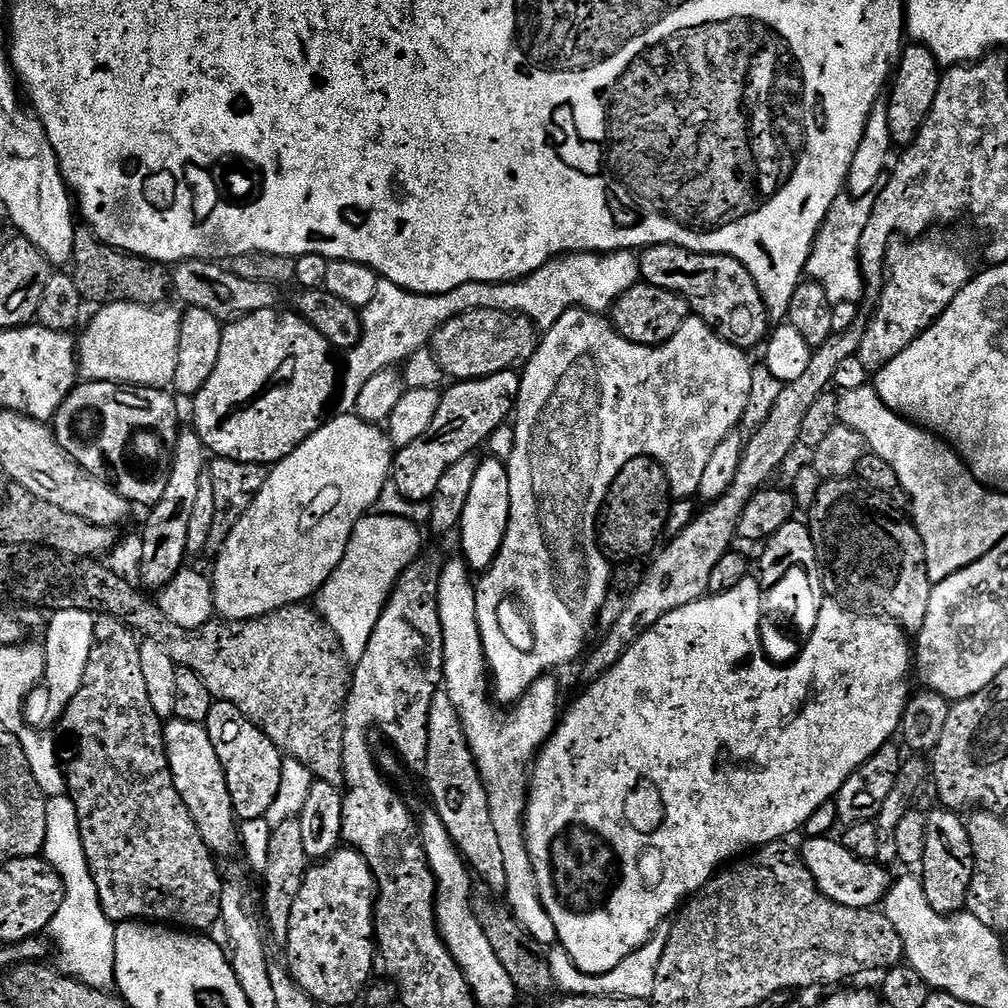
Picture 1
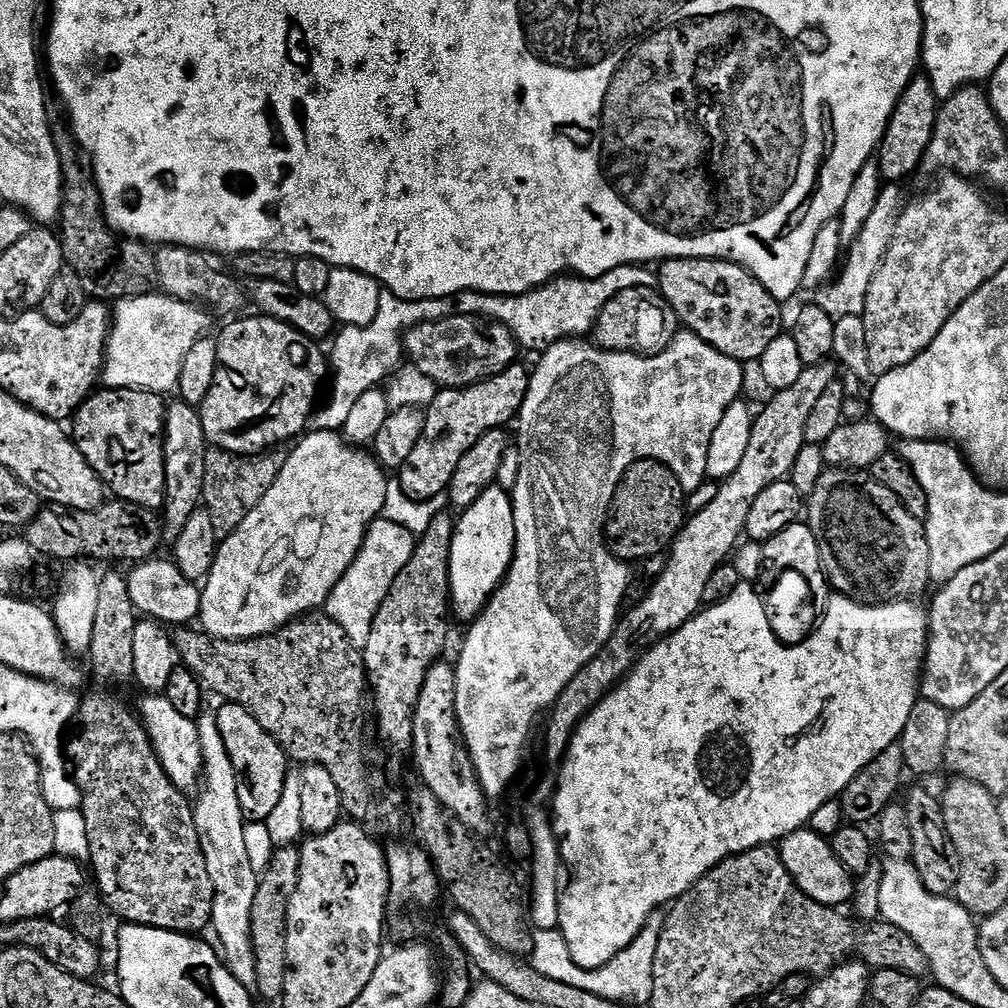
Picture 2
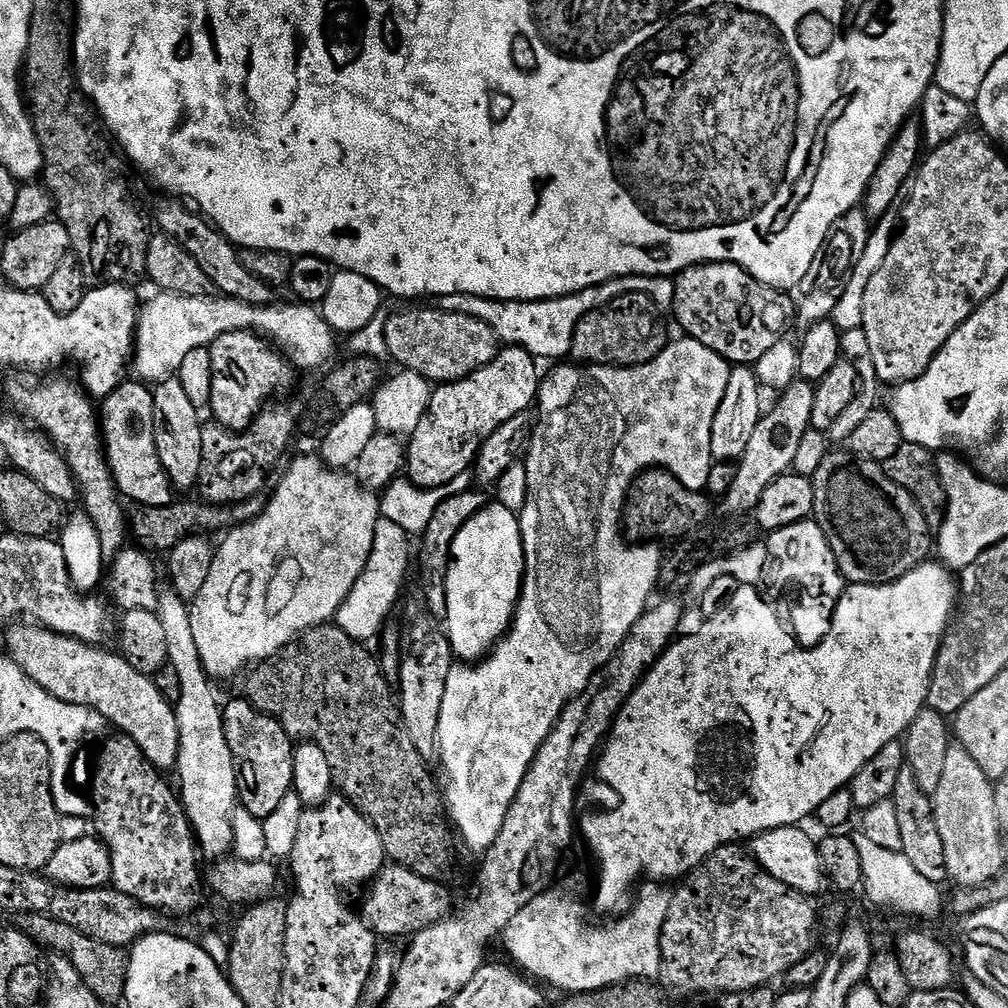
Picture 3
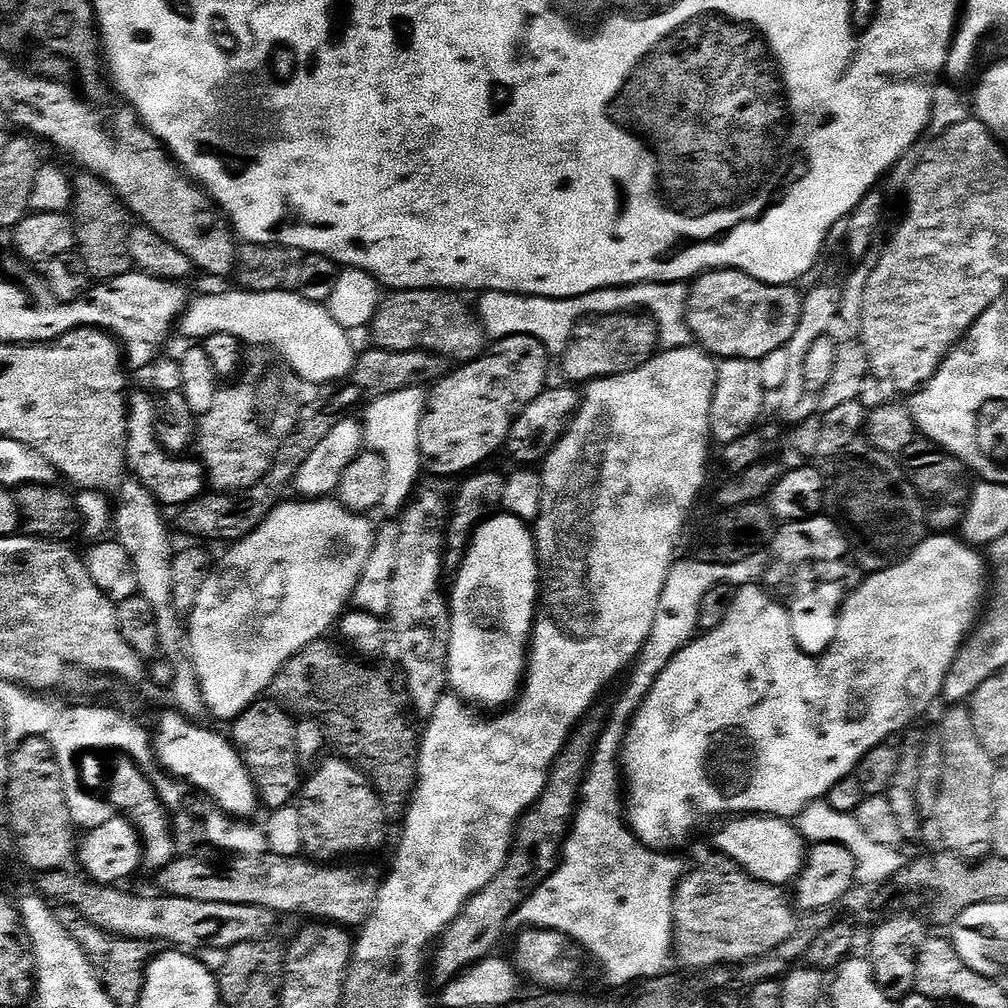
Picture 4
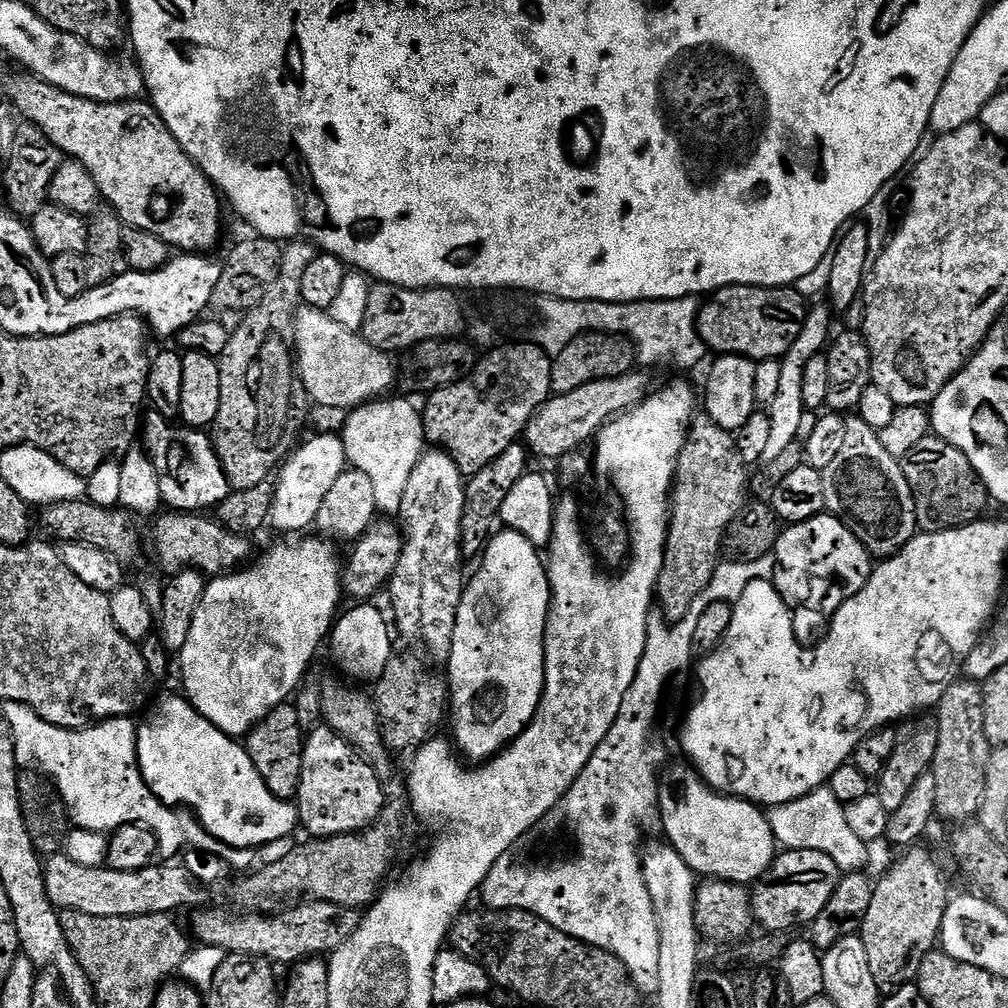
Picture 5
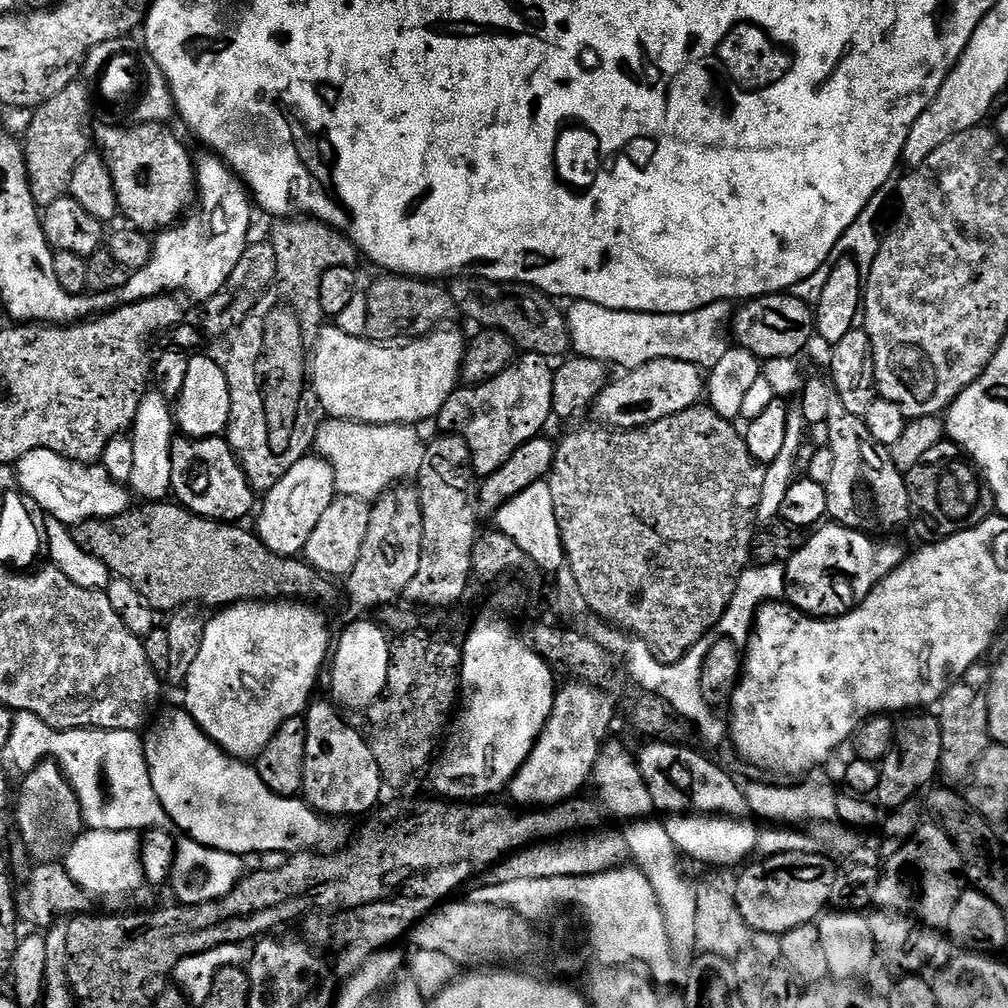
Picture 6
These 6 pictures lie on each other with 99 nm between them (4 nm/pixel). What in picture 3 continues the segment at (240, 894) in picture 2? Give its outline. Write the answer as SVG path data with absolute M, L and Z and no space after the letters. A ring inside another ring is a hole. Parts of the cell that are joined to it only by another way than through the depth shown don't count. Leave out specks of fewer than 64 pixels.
M164 590L156 603L156 617L162 622L166 633L168 663L178 670L178 682L182 682L182 692L174 705L178 734L180 735L180 788L178 795L184 805L184 812L191 824L199 851L212 858L224 858L233 851L233 813L238 808L236 795L236 767L226 742L224 713L221 701L216 701L213 681L204 669L198 646L194 643L194 626L190 626L190 608L178 593Z

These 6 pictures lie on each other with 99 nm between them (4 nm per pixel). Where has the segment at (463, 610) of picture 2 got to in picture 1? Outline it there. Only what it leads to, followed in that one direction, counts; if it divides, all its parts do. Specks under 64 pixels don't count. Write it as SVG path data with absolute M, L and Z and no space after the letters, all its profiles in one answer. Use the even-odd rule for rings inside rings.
M495 458L481 459L474 474L474 486L470 486L470 498L466 498L466 510L462 510L458 529L460 548L464 551L462 559L469 569L483 570L491 566L494 558L500 553L509 518L510 486L507 463Z

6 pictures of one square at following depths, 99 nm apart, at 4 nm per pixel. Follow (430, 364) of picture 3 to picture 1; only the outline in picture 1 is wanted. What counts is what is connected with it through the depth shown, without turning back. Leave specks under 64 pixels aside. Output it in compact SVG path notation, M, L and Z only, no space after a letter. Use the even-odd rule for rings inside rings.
M474 310L473 312L456 316L453 320L441 326L435 336L432 337L430 347L445 377L459 382L461 380L486 378L490 374L507 372L517 366L523 366L528 363L528 359L536 351L537 343L537 329L532 321L524 316L518 316L510 312L499 312L498 310Z

